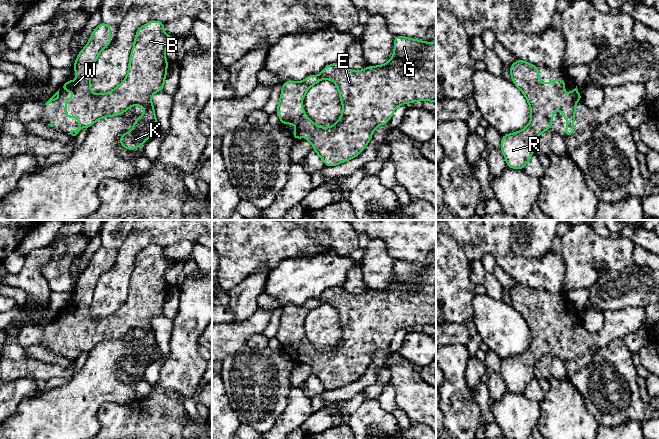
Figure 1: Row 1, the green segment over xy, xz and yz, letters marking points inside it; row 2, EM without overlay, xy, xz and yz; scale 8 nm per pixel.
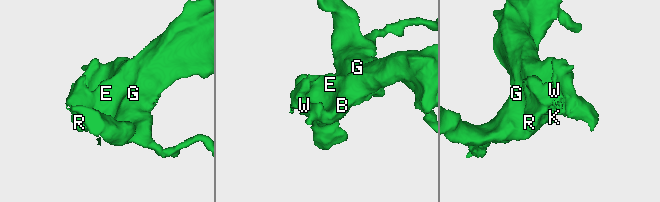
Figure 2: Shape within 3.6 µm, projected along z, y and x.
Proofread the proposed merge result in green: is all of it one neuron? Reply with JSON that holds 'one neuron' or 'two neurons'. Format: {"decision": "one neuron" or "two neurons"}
{"decision": "one neuron"}

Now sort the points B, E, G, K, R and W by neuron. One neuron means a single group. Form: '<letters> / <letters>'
B E G K R W

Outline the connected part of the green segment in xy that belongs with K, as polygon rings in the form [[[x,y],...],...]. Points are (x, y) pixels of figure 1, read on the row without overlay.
[[[153,244],[142,249],[135,259],[125,304],[110,316],[93,318],[91,295],[101,275],[112,267],[110,248],[101,246],[95,252],[75,284],[73,292],[78,303],[69,304],[60,312],[80,319],[79,324],[67,321],[65,325],[65,341],[79,343],[80,351],[71,354],[72,360],[101,342],[121,339],[134,329],[143,330],[145,337],[135,343],[131,355],[121,359],[121,370],[129,375],[136,374],[159,353],[151,320],[164,313],[169,288],[165,273],[176,264],[176,260],[166,259],[163,253],[163,245]]]

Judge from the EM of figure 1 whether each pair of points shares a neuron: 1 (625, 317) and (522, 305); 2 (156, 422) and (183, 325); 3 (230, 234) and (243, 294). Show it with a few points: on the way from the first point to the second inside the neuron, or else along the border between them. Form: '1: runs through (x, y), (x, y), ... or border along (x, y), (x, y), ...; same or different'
1: runs through (599, 338), (566, 338), (560, 332), (548, 331); same
2: runs through (159, 398), (159, 389), (183, 365), (183, 349); same
3: border along (260, 268), (249, 274), (228, 291); different

